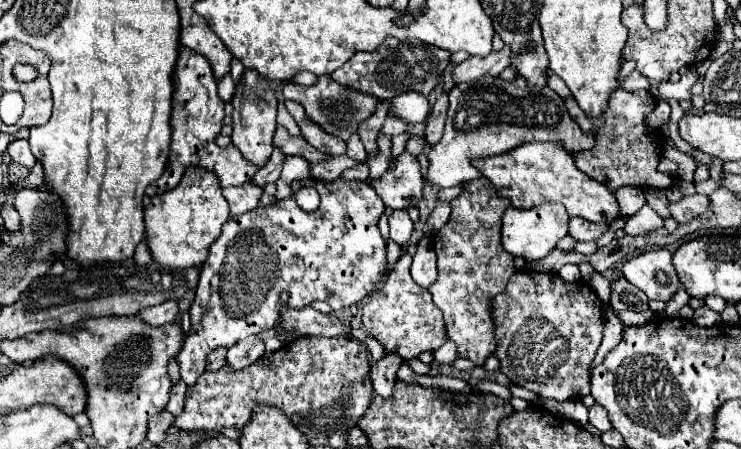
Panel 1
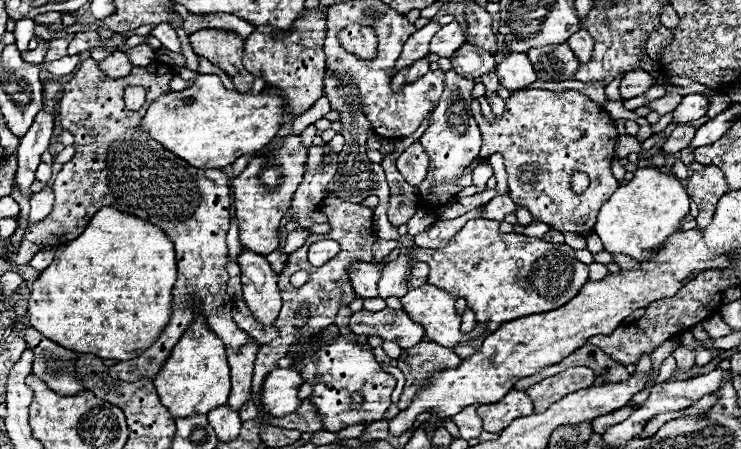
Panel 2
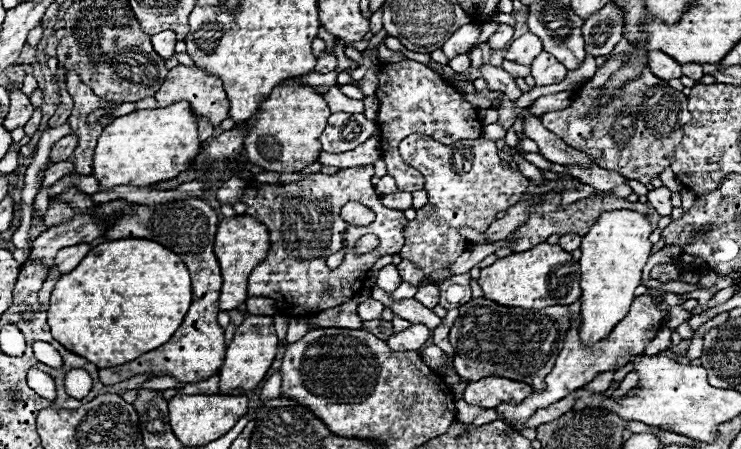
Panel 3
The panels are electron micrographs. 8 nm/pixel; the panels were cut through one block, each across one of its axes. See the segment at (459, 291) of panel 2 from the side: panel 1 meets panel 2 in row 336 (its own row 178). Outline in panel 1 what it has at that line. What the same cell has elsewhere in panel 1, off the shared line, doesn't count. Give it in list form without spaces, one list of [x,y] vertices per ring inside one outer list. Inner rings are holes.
[[[476,178],[452,202],[450,220],[432,238],[438,258],[438,280],[428,292],[444,314],[448,338],[456,344],[458,356],[478,362],[478,366],[496,348],[496,338],[490,332],[492,318],[488,318],[488,302],[504,290],[508,278],[516,272],[514,258],[500,246],[500,218],[506,208],[506,198],[496,198],[496,190],[488,186],[488,180]]]

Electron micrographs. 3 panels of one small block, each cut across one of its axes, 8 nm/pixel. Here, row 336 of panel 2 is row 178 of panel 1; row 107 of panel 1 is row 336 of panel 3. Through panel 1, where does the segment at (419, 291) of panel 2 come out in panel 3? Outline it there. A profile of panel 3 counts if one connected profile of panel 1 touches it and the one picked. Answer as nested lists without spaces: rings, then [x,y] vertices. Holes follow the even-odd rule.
[[[472,298],[460,306],[460,318],[450,330],[454,368],[468,382],[482,378],[482,372],[502,372],[504,378],[530,384],[538,392],[544,388],[544,378],[564,344],[568,320],[568,306],[522,310],[500,306],[486,298]]]

